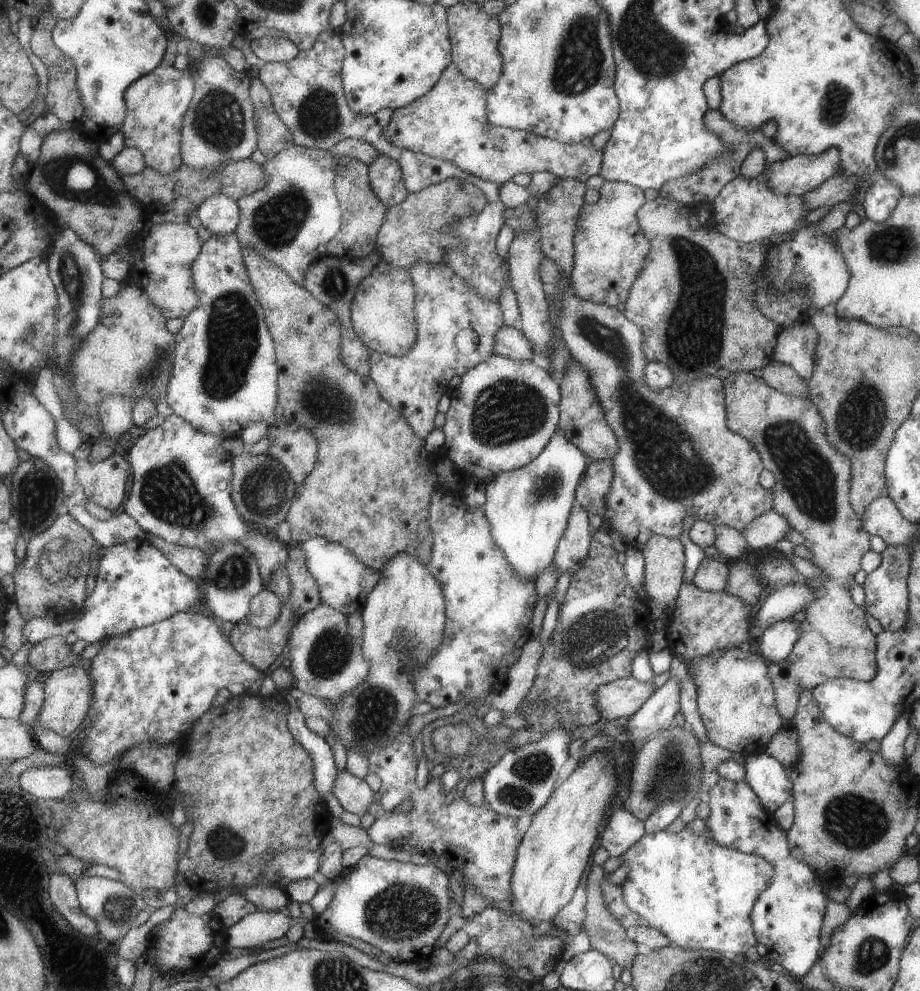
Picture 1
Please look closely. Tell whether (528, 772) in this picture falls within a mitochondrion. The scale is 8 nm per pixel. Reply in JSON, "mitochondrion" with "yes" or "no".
{"mitochondrion":"yes"}

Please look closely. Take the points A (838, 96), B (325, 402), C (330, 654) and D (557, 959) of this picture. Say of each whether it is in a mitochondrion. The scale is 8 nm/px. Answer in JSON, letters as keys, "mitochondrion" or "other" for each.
{"A":"mitochondrion","B":"mitochondrion","C":"mitochondrion","D":"other"}

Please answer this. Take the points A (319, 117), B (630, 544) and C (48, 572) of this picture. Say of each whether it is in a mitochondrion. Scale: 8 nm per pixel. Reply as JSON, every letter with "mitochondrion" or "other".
{"A":"mitochondrion","B":"other","C":"mitochondrion"}

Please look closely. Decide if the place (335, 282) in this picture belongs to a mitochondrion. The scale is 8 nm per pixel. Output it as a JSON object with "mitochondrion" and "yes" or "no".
{"mitochondrion":"yes"}

